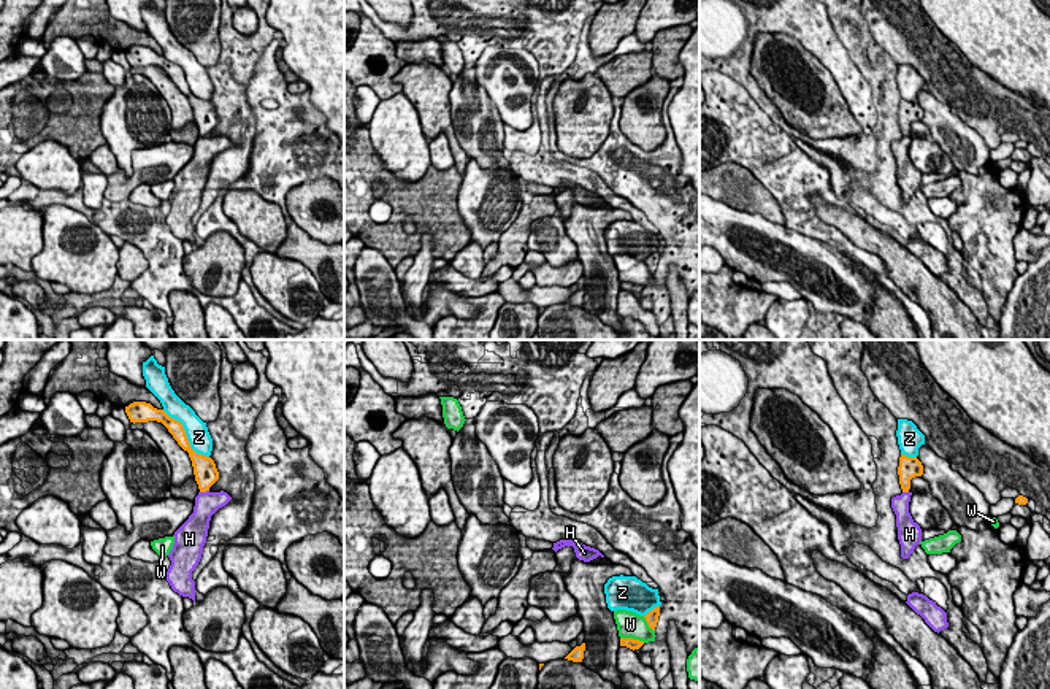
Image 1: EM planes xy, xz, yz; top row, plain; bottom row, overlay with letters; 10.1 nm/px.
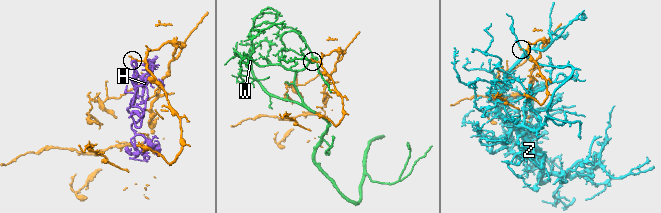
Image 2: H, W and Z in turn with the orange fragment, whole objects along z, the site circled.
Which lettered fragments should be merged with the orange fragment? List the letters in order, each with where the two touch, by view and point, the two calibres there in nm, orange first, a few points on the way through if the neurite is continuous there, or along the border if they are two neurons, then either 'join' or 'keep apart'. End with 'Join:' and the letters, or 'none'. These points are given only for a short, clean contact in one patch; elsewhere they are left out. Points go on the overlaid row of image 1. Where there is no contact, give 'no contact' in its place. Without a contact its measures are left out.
H: xy (203, 491) | 240/240 nm | along xy (208, 489), (200, 492) | keep apart
W: xz (633, 640) | 100/260 nm | keep apart
Z: xy (186, 435) | 160/240 nm | keep apart
Join: none

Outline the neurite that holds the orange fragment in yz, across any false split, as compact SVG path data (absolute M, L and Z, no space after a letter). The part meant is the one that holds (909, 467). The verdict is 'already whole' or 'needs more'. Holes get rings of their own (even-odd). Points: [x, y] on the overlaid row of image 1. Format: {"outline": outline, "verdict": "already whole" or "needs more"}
{"outline": "M901 454L899 457L899 484L902 492L920 492L925 491L926 494L931 494L929 483L923 479L923 465L917 457L907 457Z", "verdict": "needs more"}

